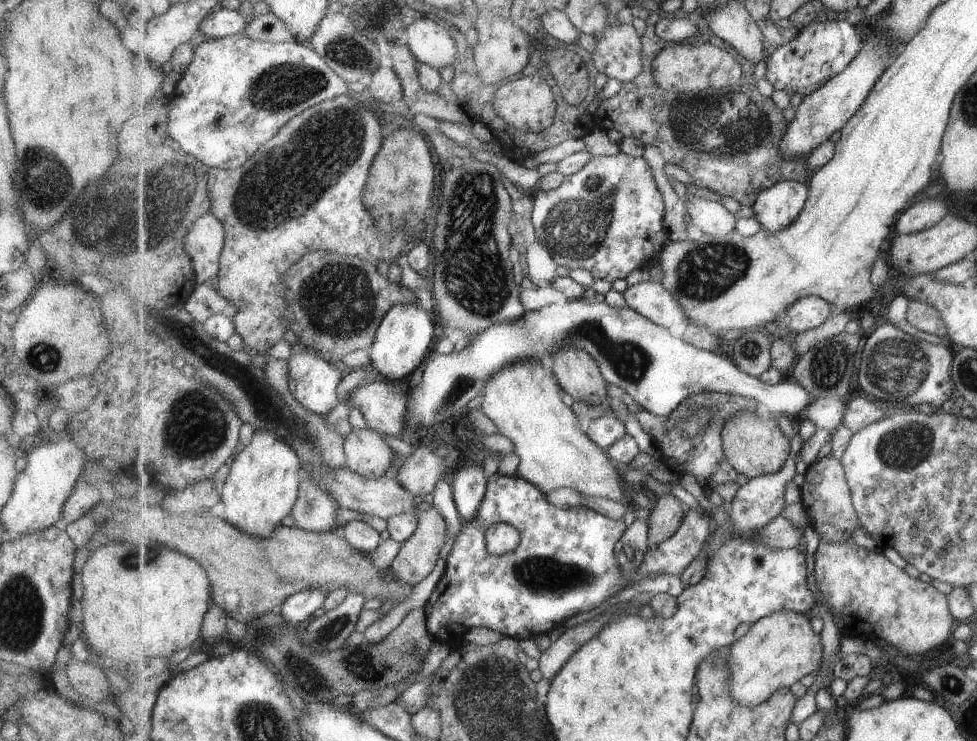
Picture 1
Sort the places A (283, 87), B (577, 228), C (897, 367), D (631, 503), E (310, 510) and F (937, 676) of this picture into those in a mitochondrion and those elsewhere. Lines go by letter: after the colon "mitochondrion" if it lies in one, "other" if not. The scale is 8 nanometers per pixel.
A: mitochondrion
B: mitochondrion
C: mitochondrion
D: other
E: mitochondrion
F: mitochondrion

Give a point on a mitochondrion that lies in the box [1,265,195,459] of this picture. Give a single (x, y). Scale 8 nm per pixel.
(44, 358)

